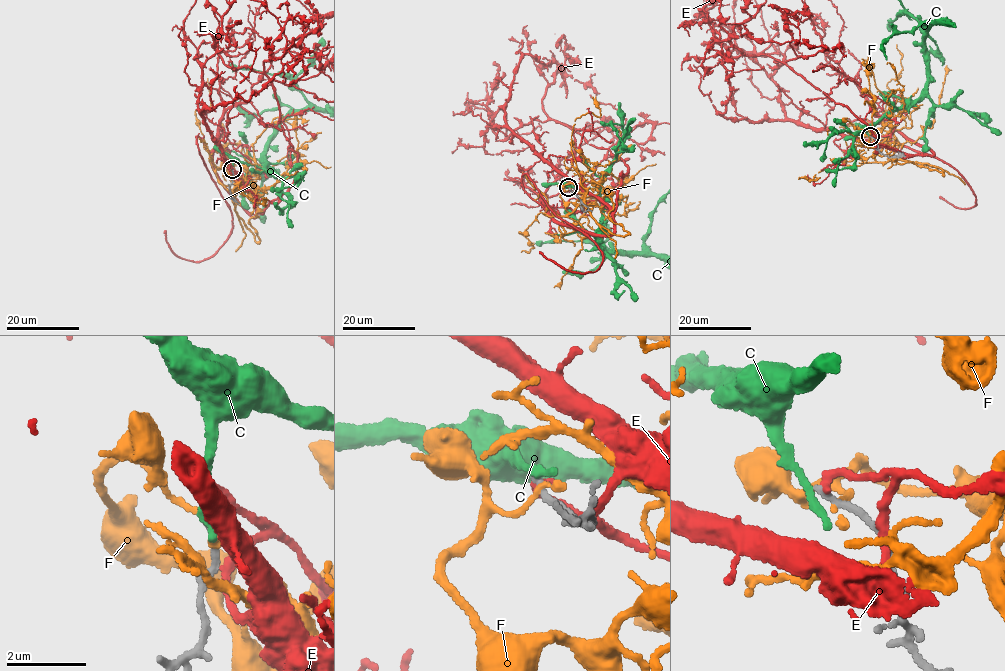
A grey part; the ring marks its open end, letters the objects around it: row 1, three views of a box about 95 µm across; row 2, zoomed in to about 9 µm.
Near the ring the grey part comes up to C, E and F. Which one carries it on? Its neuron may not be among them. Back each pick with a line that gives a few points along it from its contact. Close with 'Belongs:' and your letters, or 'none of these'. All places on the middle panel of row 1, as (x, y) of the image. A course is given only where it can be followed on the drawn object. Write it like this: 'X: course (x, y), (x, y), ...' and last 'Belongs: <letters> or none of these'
Belongs: none of these

